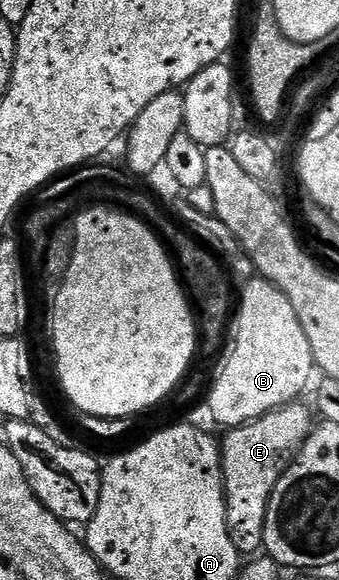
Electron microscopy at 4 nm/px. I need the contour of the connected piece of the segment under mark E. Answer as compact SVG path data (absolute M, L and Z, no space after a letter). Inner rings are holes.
M296 399L251 421L247 425L228 428L221 437L223 454L223 490L227 496L227 522L229 539L240 555L260 552L265 539L265 519L269 511L269 499L281 479L281 475L295 462L305 439L313 428L313 409Z

